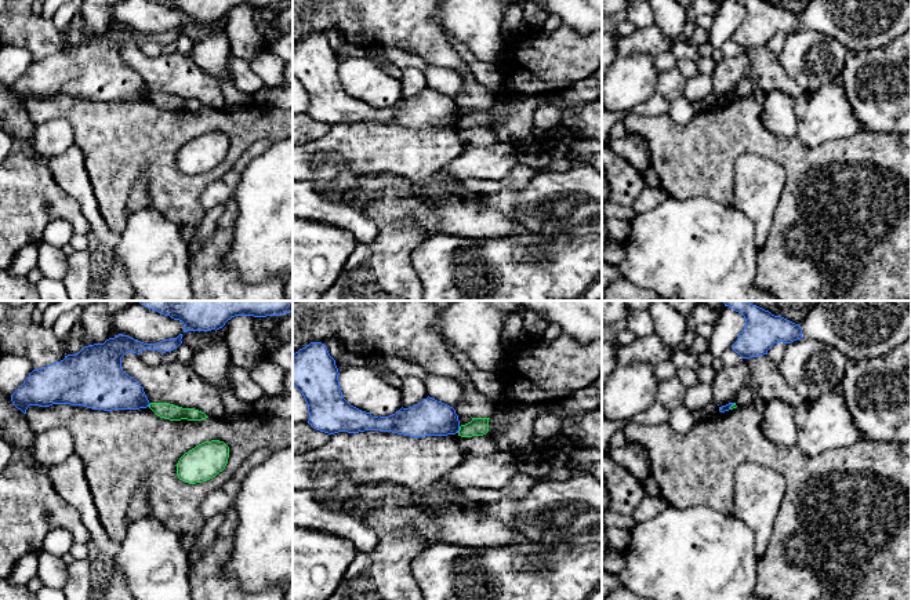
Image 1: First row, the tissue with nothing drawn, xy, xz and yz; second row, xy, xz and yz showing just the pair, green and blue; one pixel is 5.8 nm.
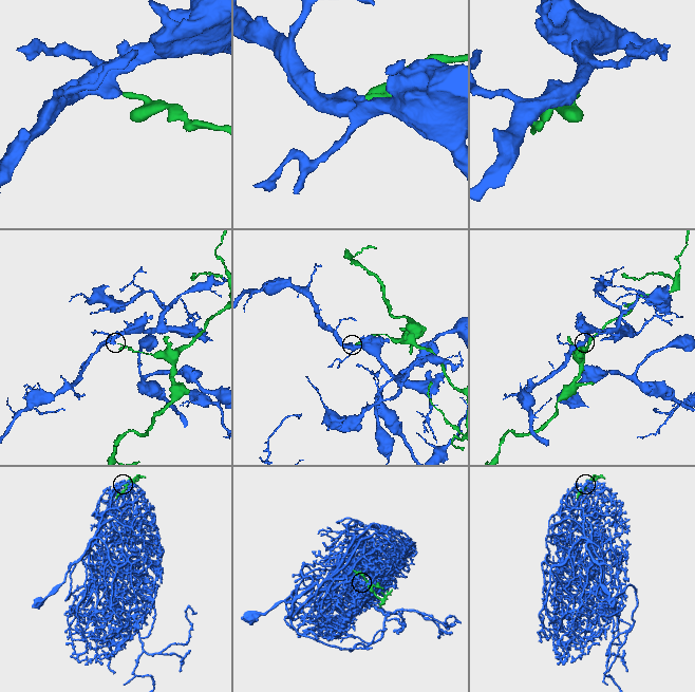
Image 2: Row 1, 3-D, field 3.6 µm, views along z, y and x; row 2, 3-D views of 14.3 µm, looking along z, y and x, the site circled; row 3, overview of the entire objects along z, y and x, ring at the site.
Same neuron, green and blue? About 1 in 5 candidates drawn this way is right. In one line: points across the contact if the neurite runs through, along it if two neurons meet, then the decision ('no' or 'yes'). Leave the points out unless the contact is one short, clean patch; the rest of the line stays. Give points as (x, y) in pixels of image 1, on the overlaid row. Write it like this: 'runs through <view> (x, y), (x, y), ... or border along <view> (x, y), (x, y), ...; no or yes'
border along xz (460, 426), (457, 432); no

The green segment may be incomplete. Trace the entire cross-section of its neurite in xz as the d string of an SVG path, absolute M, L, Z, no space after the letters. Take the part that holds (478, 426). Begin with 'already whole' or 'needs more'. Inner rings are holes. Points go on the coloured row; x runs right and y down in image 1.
already whole; M472 418L471 422L460 426L458 436L472 437L486 434L489 432L489 419L490 418Z

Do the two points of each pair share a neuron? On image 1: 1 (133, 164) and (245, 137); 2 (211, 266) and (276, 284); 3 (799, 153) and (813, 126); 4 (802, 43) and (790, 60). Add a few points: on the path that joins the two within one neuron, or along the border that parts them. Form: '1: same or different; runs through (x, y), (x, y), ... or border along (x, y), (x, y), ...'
1: same; runs through (160, 137), (167, 131), (193, 123), (217, 123)
2: same; runs through (228, 283), (231, 286), (260, 286)
3: different; border along (795, 137), (809, 146), (819, 146), (835, 140)
4: same; runs through (802, 47), (794, 55)

